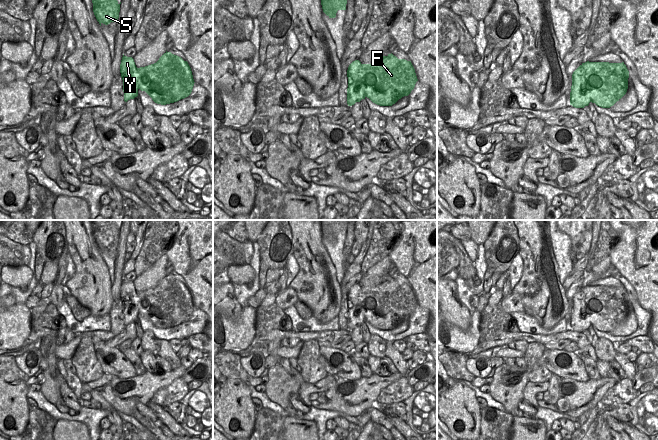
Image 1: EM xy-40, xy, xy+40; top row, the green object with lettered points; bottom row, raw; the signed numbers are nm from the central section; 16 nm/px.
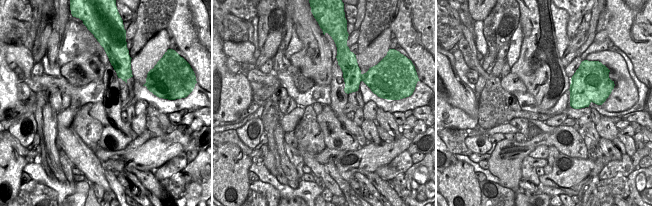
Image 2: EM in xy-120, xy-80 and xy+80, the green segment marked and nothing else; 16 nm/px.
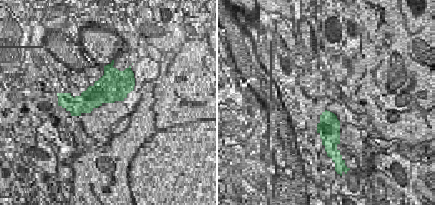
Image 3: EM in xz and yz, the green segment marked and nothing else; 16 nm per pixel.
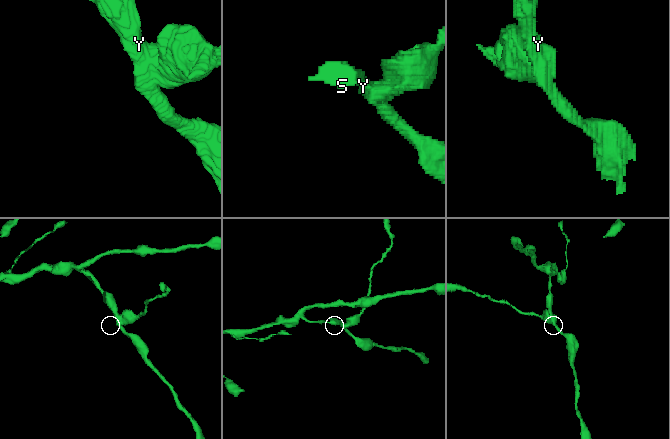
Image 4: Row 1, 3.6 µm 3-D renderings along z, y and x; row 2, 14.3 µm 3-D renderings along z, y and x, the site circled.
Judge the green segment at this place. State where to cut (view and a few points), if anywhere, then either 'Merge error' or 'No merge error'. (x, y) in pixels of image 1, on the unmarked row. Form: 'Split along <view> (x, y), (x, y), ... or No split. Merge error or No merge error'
Split along xy+40 (581, 289), (584, 294), (585, 314), (589, 318), (591, 325). Merge error.

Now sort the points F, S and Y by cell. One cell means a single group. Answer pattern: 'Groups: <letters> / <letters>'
Groups: F / S Y.

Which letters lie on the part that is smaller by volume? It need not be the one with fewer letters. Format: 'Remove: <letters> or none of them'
Remove: F

